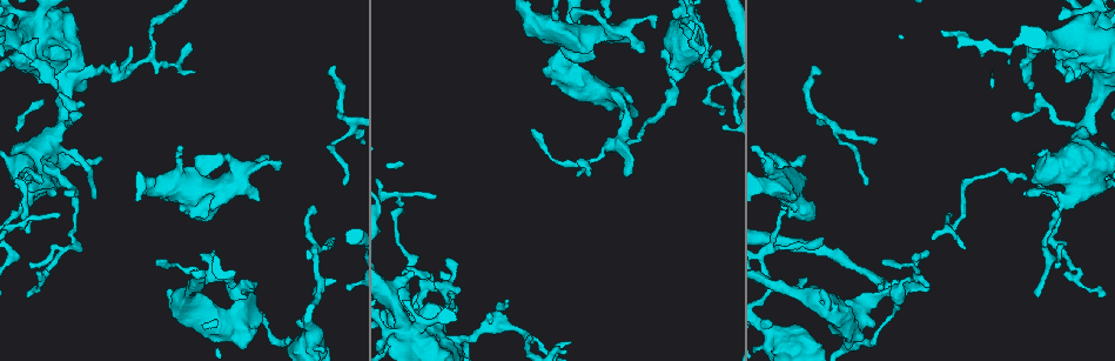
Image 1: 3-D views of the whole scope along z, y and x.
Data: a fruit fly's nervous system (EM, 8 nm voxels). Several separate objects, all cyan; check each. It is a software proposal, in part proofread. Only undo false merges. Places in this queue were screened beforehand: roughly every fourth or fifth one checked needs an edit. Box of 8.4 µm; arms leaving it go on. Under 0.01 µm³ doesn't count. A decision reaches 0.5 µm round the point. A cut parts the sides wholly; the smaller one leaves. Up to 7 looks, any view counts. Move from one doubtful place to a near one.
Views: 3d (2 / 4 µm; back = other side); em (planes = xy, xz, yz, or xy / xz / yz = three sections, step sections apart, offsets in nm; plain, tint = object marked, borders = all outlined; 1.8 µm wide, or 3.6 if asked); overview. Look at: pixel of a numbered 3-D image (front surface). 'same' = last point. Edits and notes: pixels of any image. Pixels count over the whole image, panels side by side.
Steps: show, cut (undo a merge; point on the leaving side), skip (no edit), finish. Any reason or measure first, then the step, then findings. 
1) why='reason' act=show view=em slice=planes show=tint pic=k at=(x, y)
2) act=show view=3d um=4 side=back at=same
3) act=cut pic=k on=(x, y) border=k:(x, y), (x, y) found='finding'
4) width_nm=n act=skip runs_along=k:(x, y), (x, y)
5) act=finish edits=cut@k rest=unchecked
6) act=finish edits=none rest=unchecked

why='calibre changes' act=show view=em slice=yz step=8 show=tint pic=1 at=(809, 292)

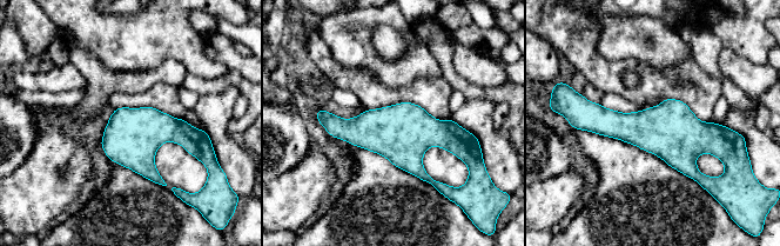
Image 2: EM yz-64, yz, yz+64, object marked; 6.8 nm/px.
why='another direction' act=show view=em slice=planes show=borders at=same

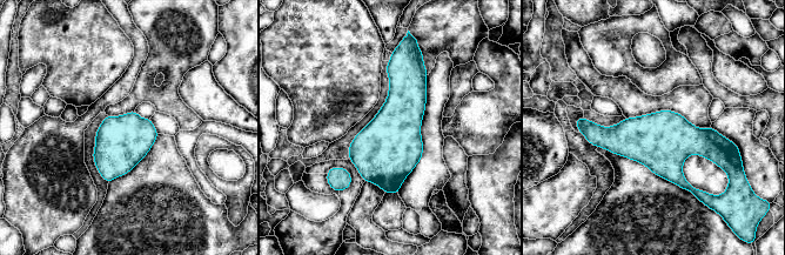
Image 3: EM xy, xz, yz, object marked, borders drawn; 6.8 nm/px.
act=skip found='continuous, no second neuron'

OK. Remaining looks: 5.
why='sharp bend' act=show view=3d um=4 side=back pic=1 at=(118, 70)

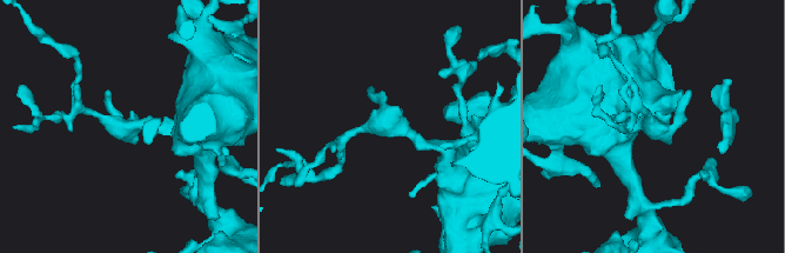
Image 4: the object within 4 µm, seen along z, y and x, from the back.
why='now the EM' act=show view=em slice=xz step=4 show=tint pic=4 at=(126, 128)

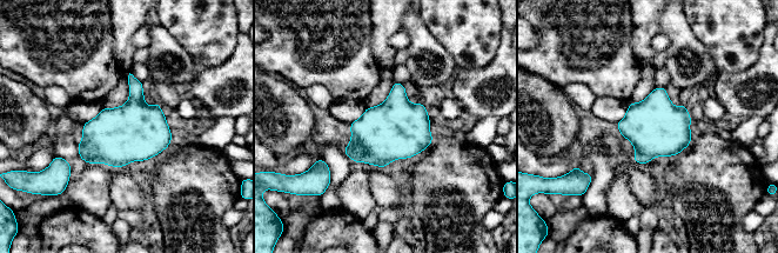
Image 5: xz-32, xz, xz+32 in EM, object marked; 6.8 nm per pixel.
why='another direction' act=show view=em slice=planes show=tint at=same

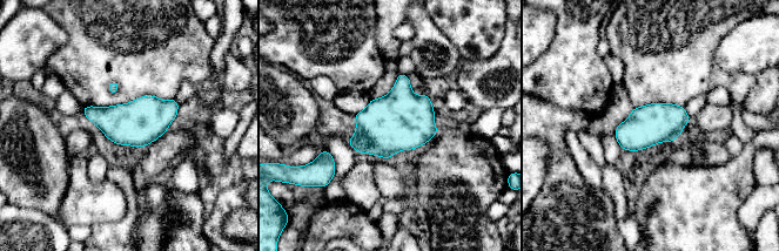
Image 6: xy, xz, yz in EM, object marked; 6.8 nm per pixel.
act=skip found='all the same neuron'

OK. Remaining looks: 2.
why='a narrow waist' act=show view=em um=3.6 slice=planes show=tint pic=1 at=(1097, 163)

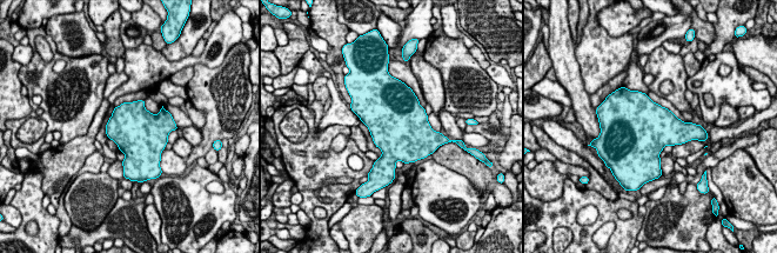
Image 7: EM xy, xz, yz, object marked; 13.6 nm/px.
act=skip found='continuous, no second neuron'

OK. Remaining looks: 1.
act=finish edits=none rest=unchecked

